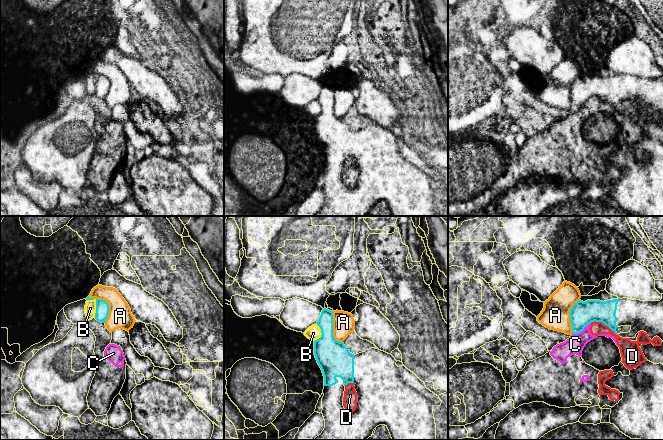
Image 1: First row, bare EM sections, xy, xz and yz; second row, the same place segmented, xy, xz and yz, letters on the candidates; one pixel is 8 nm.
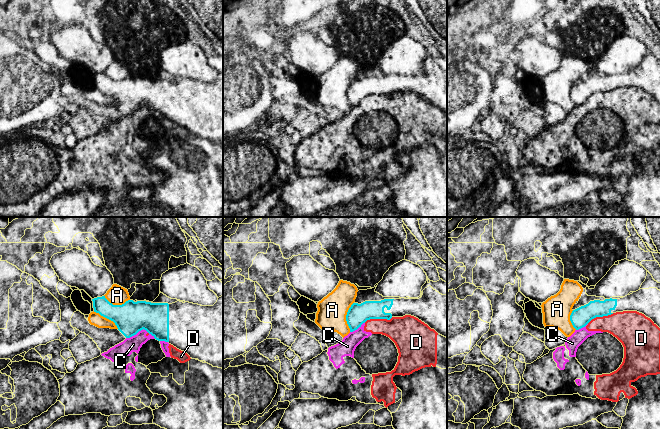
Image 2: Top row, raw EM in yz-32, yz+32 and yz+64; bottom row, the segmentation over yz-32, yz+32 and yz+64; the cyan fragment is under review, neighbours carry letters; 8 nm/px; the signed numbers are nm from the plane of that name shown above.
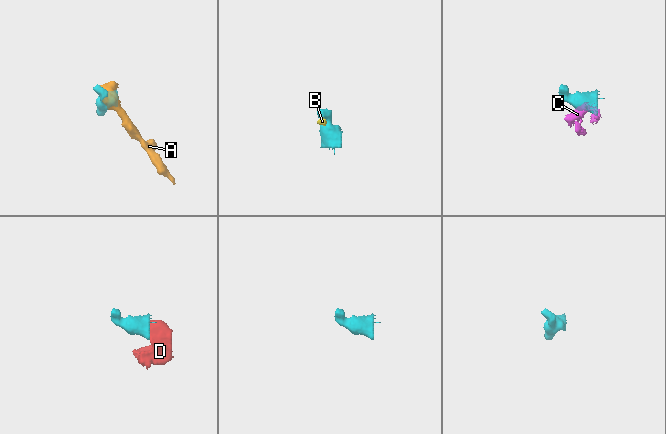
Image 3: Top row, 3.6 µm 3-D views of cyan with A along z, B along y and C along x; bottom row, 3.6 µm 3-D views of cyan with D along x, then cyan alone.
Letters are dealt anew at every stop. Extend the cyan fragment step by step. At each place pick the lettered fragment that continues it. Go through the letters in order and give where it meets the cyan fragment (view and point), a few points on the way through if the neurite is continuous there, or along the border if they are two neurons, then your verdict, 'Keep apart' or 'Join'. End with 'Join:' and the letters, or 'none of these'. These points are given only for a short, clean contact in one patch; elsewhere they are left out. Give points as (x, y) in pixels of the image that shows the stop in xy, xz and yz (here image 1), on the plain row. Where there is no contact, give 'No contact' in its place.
A: Touches cyan at xy (107, 79). Boundary: xy (88, 72), (103, 75), (108, 80), (108, 93), (105, 98). Keep apart
B: Touches cyan at xy (96, 81). Boundary: xy (87, 75), (95, 76), (95, 93). Keep apart
C: Touches cyan at yz (581, 106). Boundary: yz (591, 97), (582, 106), (572, 110). Keep apart
D: Touches cyan at yz (607, 101). Keep apart
Join: none of these

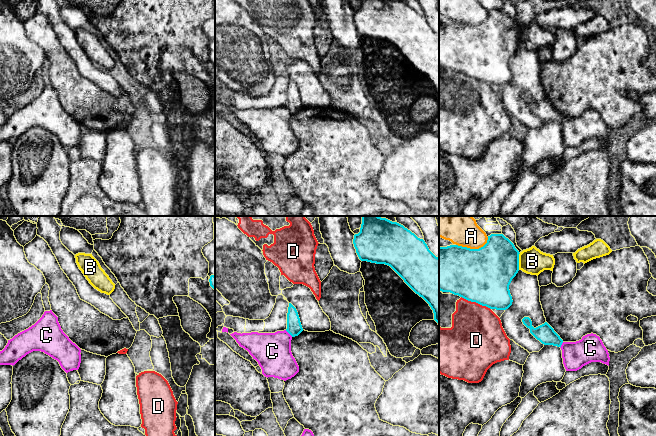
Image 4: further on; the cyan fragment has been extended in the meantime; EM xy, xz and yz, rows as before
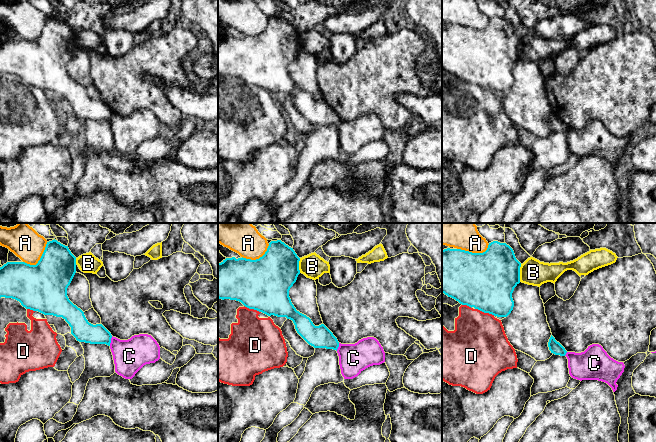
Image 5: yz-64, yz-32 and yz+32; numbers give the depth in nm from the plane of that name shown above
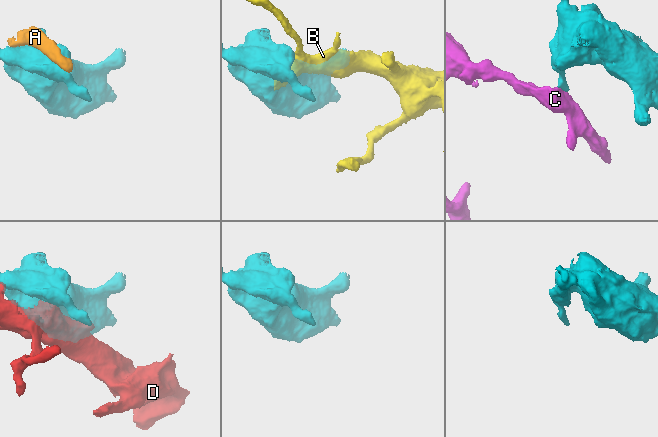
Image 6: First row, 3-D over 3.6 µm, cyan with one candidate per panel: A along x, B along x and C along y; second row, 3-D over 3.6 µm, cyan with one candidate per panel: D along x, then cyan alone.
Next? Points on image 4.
A: Touches cyan at yz (473, 25). Keep apart
B: Touches cyan at yz (518, 37). Keep apart
C: Touches cyan at xz (289, 109). Boundary: xz (285, 106), (292, 112). Keep apart
D: Touches cyan at yz (476, 78). Boundary: yz (461, 72), (485, 81), (490, 85). Keep apart
Join: none of these

